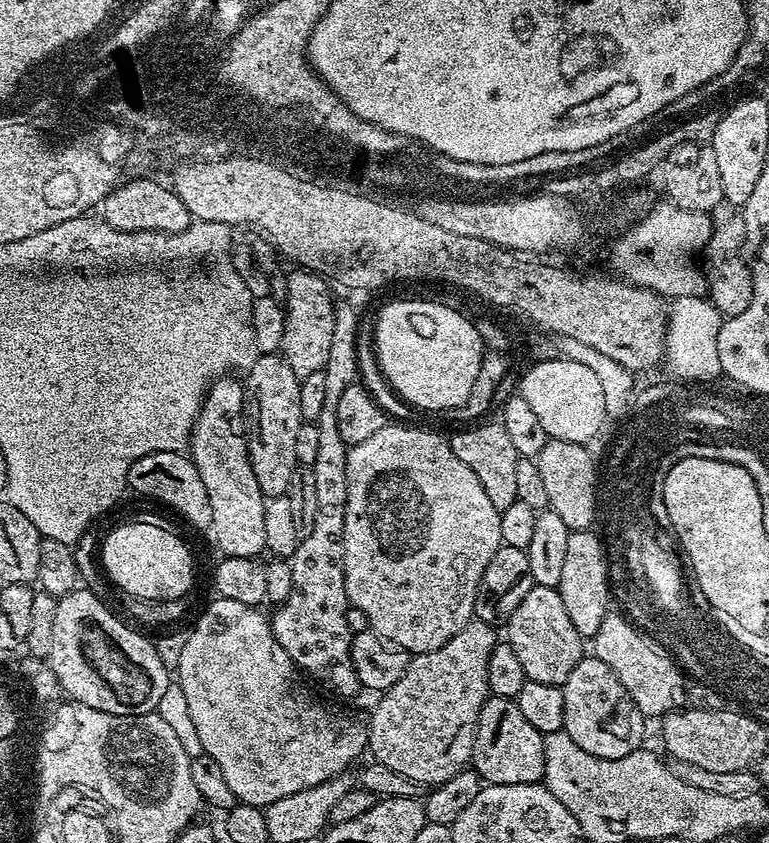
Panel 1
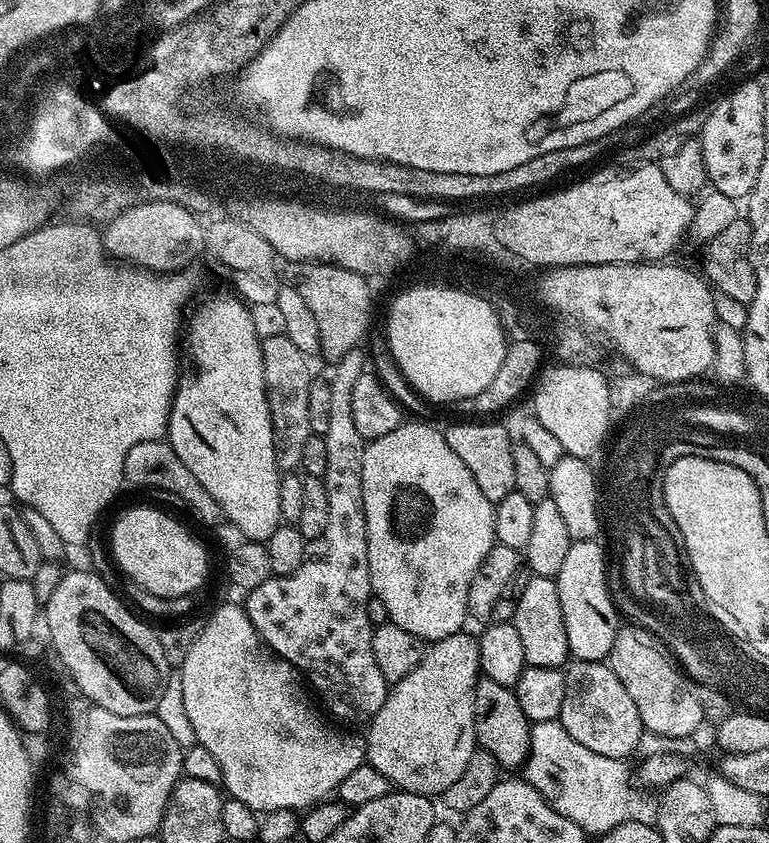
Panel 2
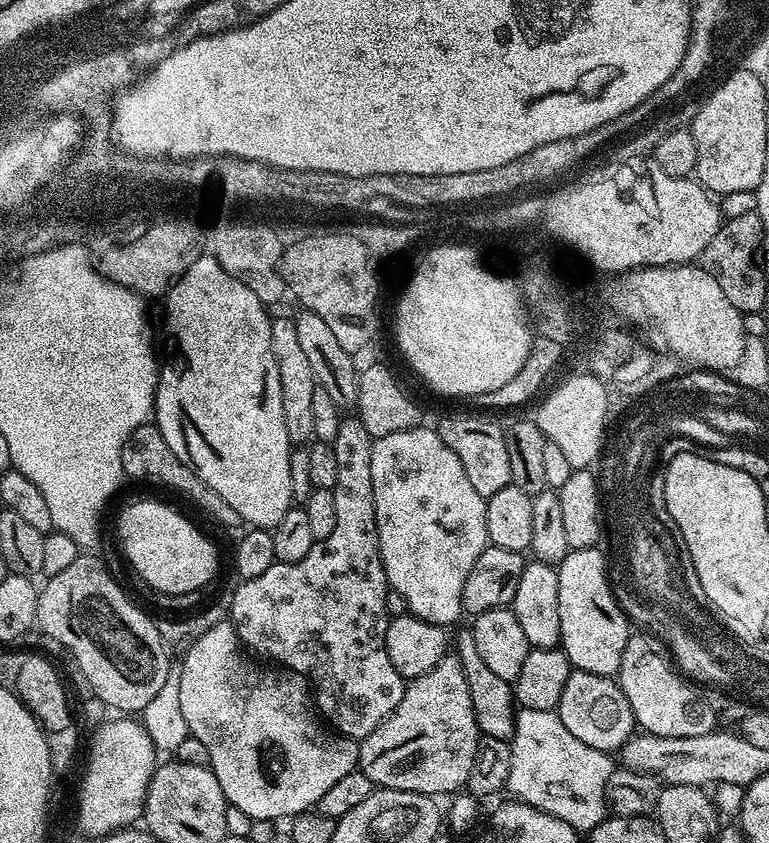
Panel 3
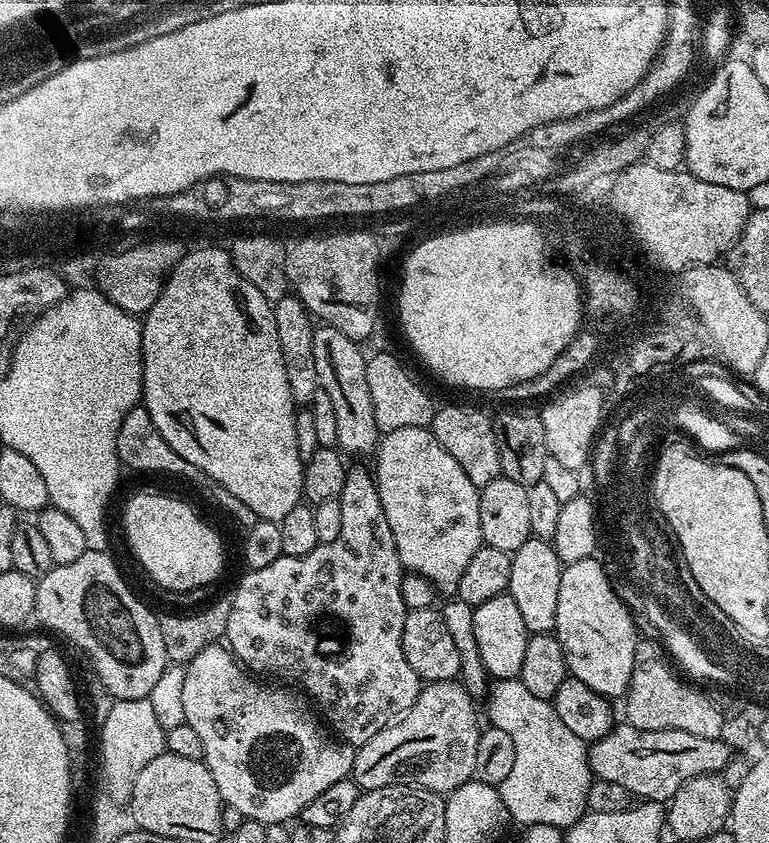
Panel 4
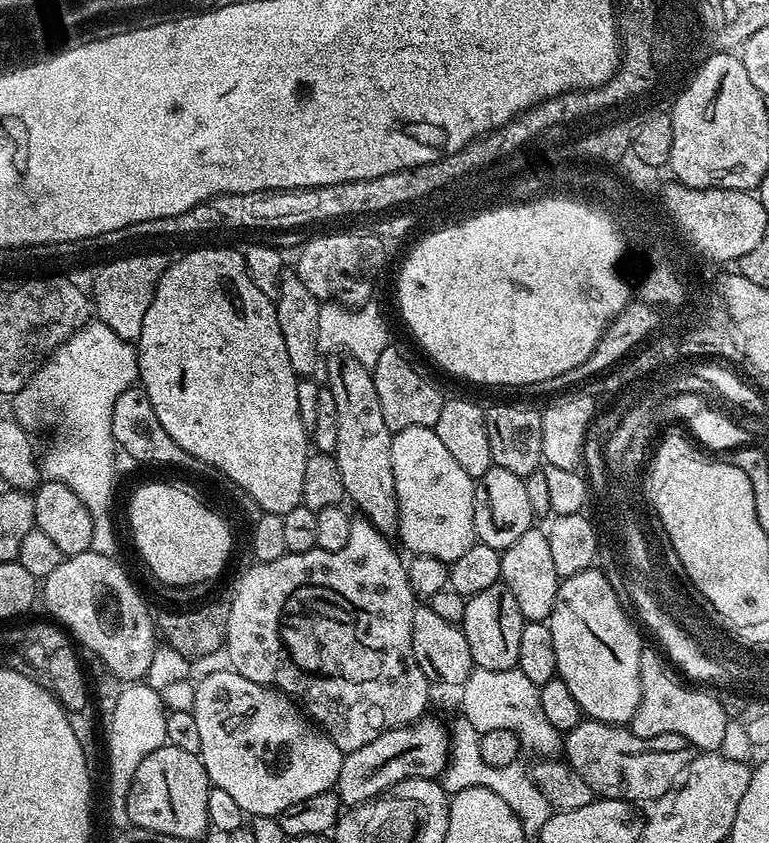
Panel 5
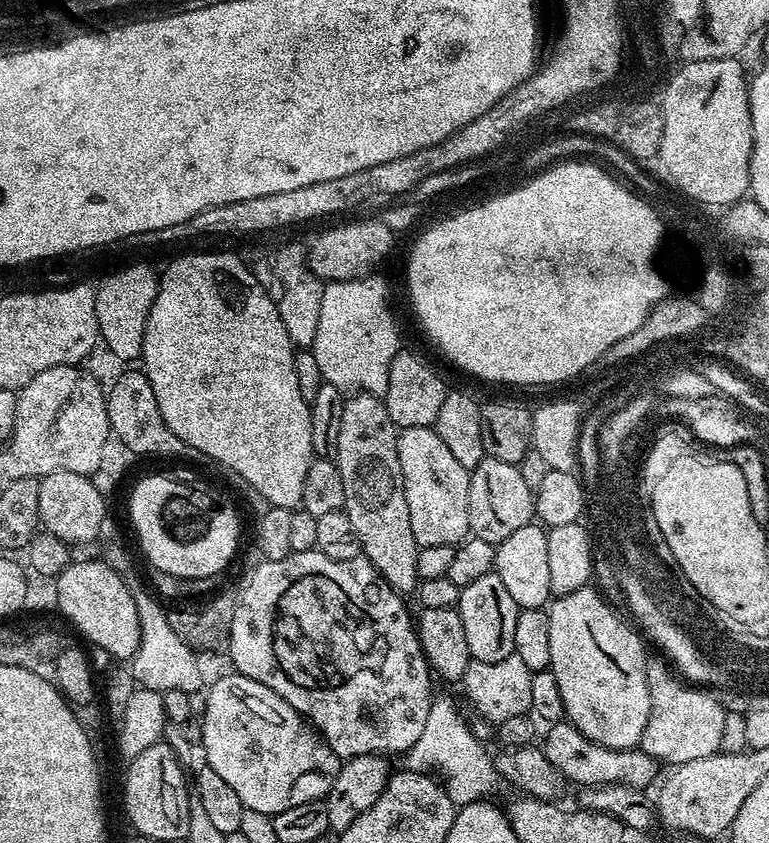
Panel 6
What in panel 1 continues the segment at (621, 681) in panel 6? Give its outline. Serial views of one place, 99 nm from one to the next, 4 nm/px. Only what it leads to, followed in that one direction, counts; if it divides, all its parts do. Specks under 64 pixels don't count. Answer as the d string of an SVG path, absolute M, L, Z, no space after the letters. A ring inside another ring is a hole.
M592 530L570 531L570 542L566 542L566 563L562 569L562 582L558 589L562 602L566 602L566 614L570 614L570 622L582 638L591 638L596 635L598 626L610 611L610 563L605 555L604 541L599 535L595 536Z

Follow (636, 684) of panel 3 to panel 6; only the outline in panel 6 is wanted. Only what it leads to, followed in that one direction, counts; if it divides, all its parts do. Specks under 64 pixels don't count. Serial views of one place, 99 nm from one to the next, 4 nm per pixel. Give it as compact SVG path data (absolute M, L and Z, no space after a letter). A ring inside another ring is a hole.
M652 658L648 661L646 678L650 690L650 718L646 722L646 730L642 730L642 738L638 745L639 751L650 754L657 762L664 763L665 760L668 766L694 762L694 758L716 755L721 751L725 709L715 700L711 691L700 686L689 686L663 659L660 660Z

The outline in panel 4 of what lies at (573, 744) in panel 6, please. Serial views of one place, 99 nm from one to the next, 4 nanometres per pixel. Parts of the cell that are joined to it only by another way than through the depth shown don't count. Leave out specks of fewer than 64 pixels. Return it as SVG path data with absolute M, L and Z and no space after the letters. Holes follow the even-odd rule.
M627 722L617 723L602 738L591 741L588 749L588 761L595 779L622 786L629 797L661 802L671 800L672 795L690 778L720 774L733 756L733 749L722 739L698 738L698 734L686 734L686 730L638 730Z

